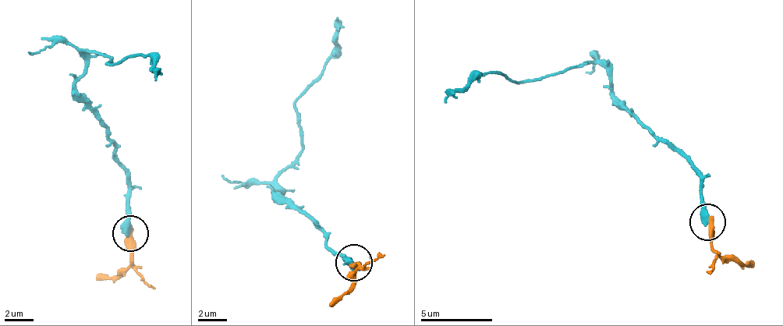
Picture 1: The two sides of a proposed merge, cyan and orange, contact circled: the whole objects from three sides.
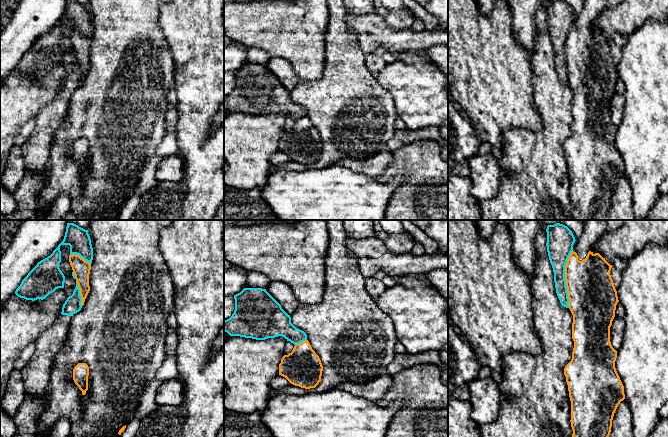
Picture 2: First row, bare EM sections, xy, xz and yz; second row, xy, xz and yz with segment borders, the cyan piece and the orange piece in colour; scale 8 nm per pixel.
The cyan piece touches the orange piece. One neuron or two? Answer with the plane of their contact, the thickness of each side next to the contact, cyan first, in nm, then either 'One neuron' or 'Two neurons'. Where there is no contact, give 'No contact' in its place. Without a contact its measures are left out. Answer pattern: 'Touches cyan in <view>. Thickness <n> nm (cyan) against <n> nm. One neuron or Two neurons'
Touches cyan in yz. Thickness 190 nm (cyan) against 380 nm. Two neurons

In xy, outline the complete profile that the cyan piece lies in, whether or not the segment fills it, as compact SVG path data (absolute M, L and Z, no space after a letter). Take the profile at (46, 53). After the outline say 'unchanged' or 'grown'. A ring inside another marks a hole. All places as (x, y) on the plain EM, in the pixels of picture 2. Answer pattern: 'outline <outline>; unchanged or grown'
outline M67 0L63 17L47 34L41 36L22 56L15 70L26 76L45 75L58 64L64 64L65 52L59 44L61 21L70 22L70 31L76 30L92 39L93 24L88 6L76 0Z; unchanged

